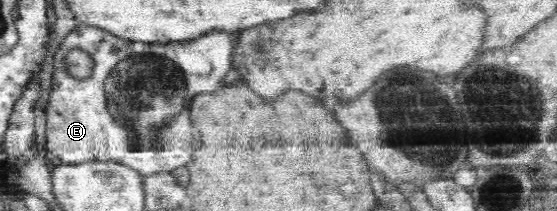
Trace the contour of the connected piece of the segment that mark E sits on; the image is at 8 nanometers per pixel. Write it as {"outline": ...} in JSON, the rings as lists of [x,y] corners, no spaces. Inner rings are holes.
{"outline":[[[78,22],[68,32],[53,56],[51,90],[46,104],[46,151],[51,167],[82,162],[116,162],[136,170],[141,176],[171,173],[190,162],[192,124],[188,120],[188,102],[200,92],[212,92],[222,86],[224,76],[233,67],[238,32],[210,30],[196,40],[140,42],[126,40],[104,29]],[[70,48],[83,48],[95,60],[90,78],[72,79],[64,74],[64,54]]]}

